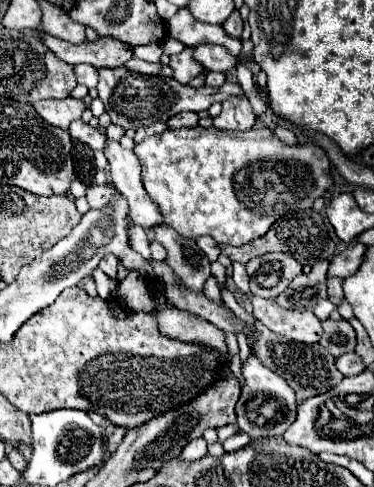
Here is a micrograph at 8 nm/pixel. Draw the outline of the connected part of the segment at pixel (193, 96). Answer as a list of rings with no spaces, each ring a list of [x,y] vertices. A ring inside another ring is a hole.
[[[100,68],[100,82],[98,82],[98,98],[104,102],[106,112],[112,118],[112,124],[122,126],[124,130],[130,128],[142,128],[150,126],[154,122],[166,122],[178,112],[190,110],[190,112],[200,112],[208,110],[214,102],[224,102],[230,96],[244,96],[242,88],[228,80],[220,88],[192,88],[192,86],[180,86],[174,78],[164,78],[164,76],[144,76],[136,72],[128,72],[124,68]]]

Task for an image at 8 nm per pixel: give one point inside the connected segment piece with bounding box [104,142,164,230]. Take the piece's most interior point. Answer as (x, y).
(124, 166)

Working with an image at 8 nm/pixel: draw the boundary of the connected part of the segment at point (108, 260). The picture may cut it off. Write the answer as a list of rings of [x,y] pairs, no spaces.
[[[108,254],[108,256],[104,256],[102,260],[100,260],[100,270],[104,272],[104,274],[108,274],[112,280],[116,280],[118,282],[118,278],[116,278],[116,266],[118,266],[118,260],[112,256],[112,254]]]

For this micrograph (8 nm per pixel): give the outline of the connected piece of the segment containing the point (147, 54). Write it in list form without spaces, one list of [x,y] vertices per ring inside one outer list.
[[[146,44],[146,46],[136,46],[134,56],[148,60],[148,62],[160,62],[162,56],[162,46],[160,44]]]

